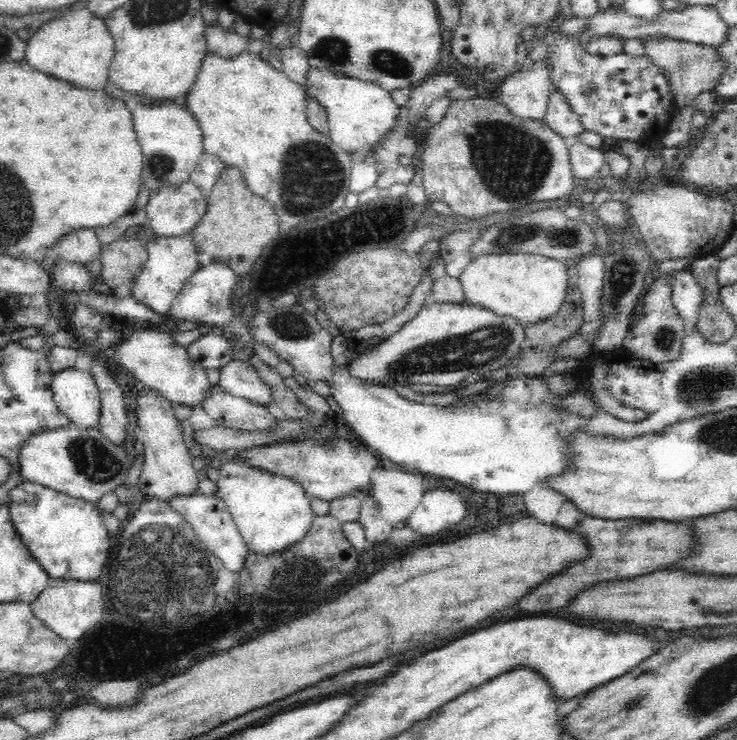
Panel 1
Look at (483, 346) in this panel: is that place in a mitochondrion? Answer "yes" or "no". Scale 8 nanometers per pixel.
yes

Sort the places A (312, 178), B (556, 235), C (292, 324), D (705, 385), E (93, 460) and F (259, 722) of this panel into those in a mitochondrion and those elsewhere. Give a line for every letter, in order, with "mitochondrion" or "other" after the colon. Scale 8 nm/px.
A: mitochondrion
B: mitochondrion
C: mitochondrion
D: mitochondrion
E: mitochondrion
F: other

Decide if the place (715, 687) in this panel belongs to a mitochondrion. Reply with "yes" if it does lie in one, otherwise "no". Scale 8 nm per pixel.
yes

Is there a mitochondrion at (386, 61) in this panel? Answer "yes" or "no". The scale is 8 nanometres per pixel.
yes

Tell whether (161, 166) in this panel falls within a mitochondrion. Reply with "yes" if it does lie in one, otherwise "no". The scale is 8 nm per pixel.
yes

